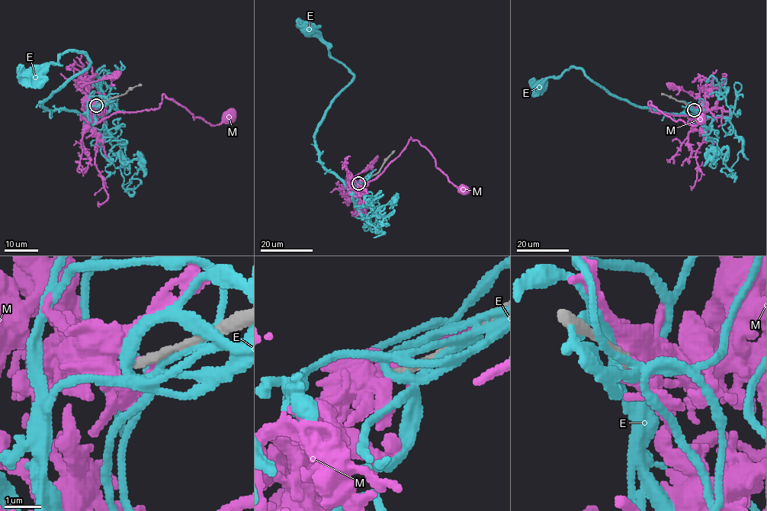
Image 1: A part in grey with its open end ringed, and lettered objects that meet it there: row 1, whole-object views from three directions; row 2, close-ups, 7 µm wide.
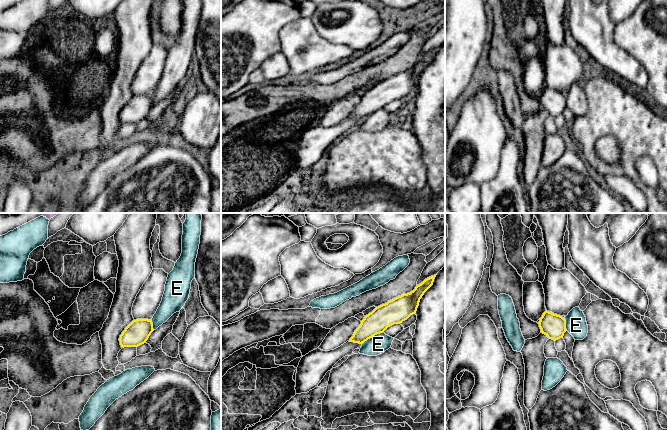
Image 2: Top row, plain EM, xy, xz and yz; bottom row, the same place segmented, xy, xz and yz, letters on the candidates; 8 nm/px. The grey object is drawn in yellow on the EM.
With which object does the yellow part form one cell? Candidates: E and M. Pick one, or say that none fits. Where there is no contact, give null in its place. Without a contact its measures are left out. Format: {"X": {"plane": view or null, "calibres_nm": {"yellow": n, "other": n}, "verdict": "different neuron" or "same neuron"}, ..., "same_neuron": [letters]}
{"E": {"plane": "xz", "calibres_nm": {"yellow": 190, "other": 160}, "verdict": "different neuron"}, "M": {"plane": null, "verdict": "different neuron"}, "same_neuron": []}

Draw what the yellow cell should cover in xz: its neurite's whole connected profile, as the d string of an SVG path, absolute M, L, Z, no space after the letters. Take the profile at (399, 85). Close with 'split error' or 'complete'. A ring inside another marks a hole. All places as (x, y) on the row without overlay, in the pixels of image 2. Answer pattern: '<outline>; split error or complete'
M436 51L425 55L410 69L398 72L376 83L364 93L349 118L362 120L373 112L383 109L388 103L400 100L411 91L416 90L420 75L433 61L435 53Z; complete

